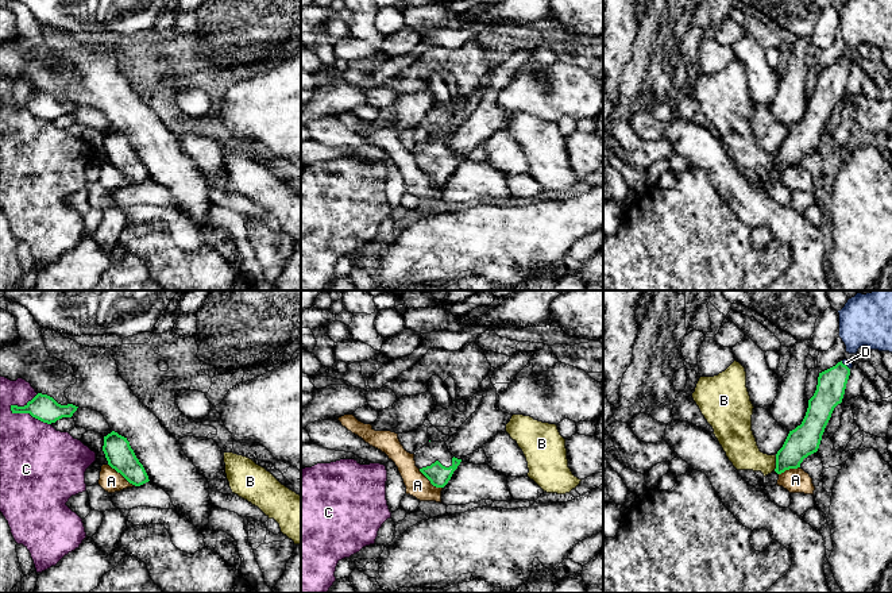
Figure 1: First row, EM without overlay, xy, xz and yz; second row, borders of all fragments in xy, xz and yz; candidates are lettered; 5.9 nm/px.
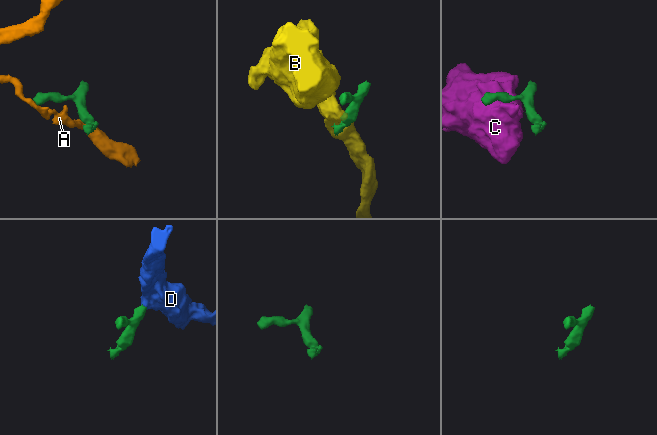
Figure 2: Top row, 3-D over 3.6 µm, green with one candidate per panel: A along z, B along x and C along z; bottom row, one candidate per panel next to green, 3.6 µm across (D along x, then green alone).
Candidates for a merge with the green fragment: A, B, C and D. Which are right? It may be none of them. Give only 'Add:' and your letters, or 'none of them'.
Add: D

